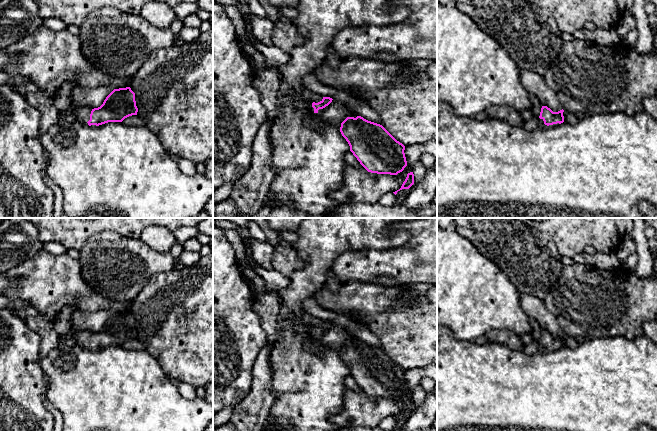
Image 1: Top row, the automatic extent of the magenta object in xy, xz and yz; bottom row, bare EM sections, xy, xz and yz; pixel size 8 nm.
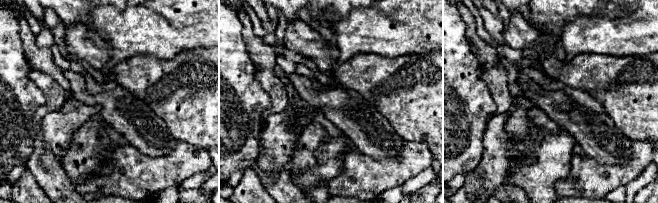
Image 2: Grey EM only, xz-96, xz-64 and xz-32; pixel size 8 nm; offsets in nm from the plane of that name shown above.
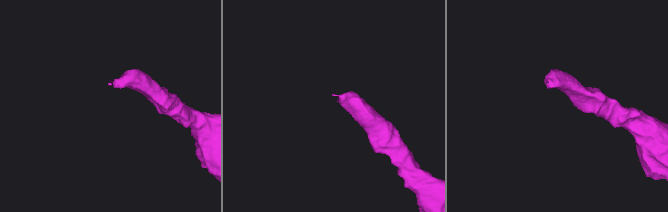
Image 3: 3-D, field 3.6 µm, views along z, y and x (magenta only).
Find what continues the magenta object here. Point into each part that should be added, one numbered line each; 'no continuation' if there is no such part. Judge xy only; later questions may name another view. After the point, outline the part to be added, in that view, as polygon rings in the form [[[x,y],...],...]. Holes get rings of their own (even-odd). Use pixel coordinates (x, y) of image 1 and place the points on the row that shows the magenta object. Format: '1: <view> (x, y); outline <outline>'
1: xy (82, 114); outline [[[84,106],[81,108],[77,108],[70,112],[68,115],[76,119],[77,121],[87,124],[88,121],[90,120],[90,114],[91,114],[92,108],[88,106]]]

